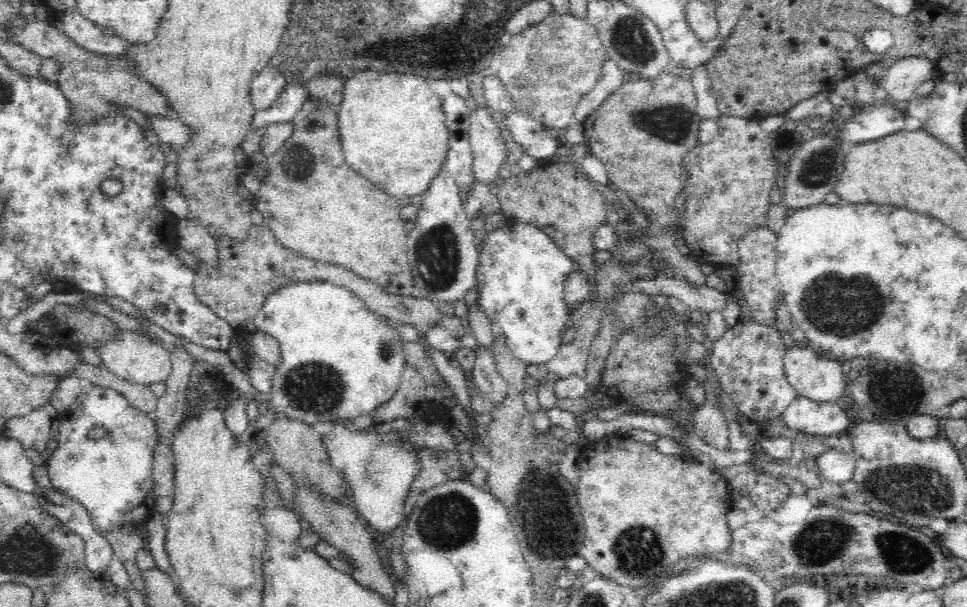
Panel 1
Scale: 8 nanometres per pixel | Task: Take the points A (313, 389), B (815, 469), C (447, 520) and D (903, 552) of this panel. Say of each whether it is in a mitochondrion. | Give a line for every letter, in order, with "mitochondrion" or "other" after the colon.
A: mitochondrion
B: other
C: mitochondrion
D: mitochondrion

